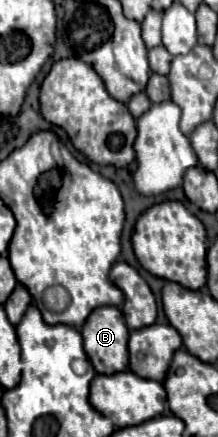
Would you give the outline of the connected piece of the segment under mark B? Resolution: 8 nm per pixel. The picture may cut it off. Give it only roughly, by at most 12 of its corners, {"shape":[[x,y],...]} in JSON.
{"shape":[[116,306],[82,326],[98,374],[128,368],[128,328]]}

